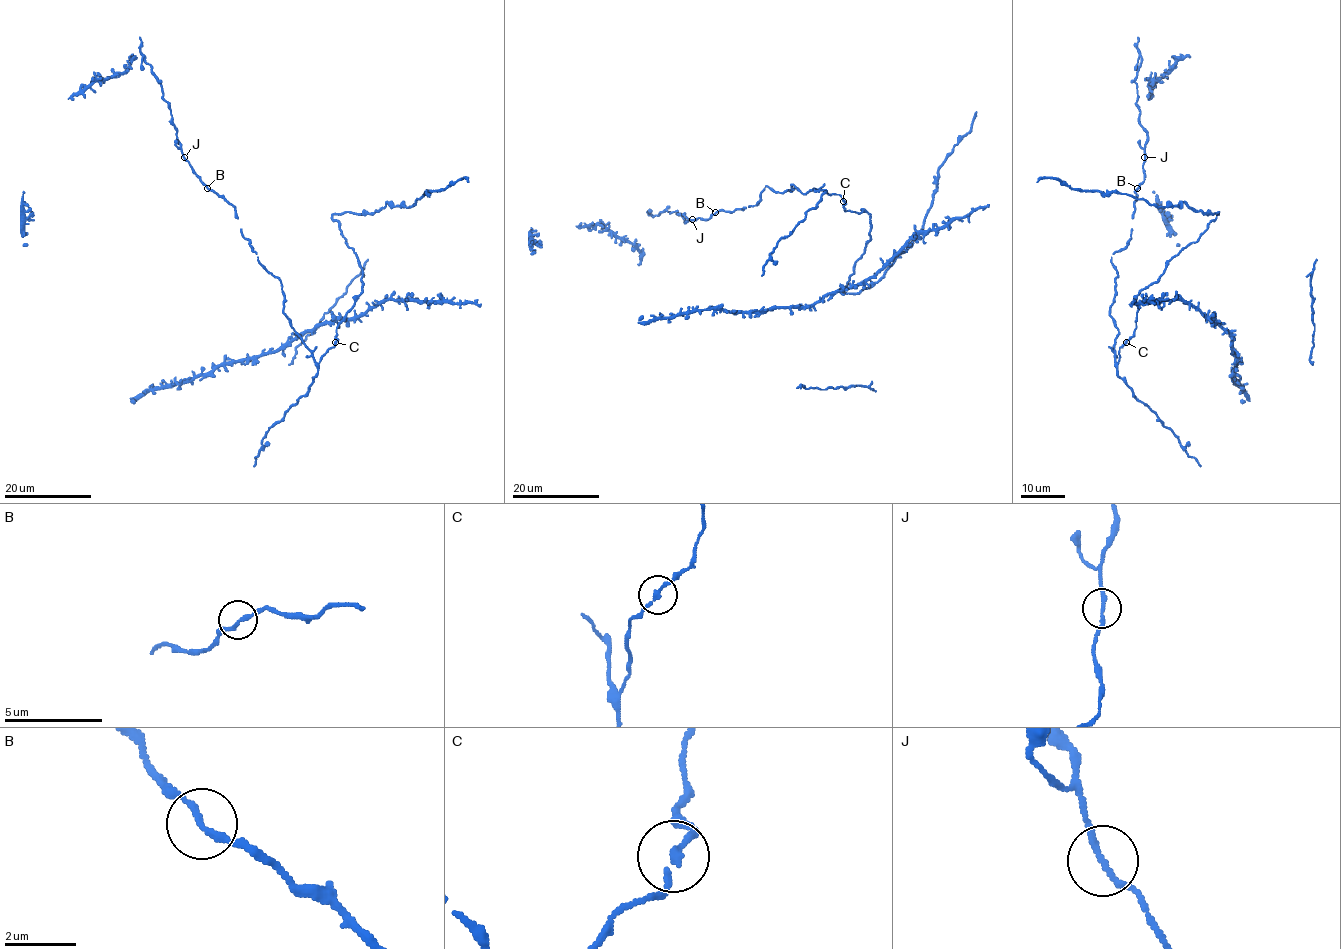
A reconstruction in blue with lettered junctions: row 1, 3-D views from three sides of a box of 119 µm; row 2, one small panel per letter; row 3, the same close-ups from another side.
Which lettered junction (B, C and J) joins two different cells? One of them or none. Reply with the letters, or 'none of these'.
none of these

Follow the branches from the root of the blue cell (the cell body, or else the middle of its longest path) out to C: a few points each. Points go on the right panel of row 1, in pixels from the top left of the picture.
C: (1115, 298), (1109, 315), (1118, 329), (1114, 344), (1117, 364), (1119, 348), (1126, 342)

